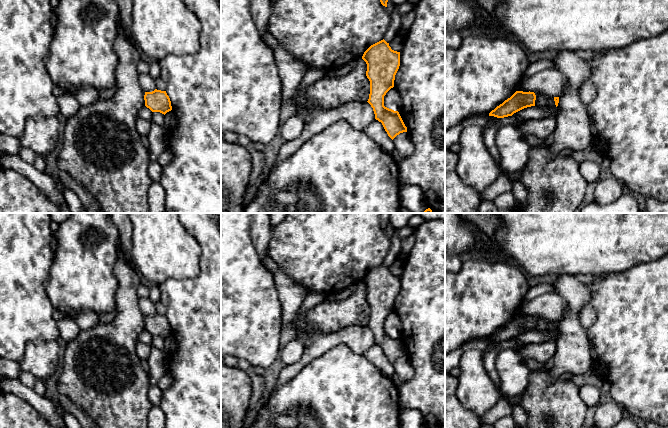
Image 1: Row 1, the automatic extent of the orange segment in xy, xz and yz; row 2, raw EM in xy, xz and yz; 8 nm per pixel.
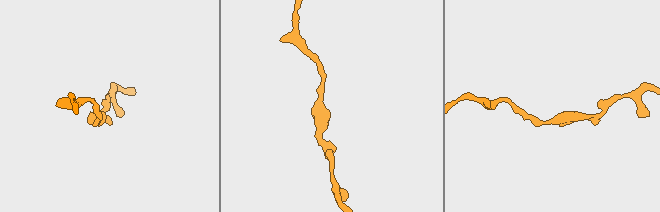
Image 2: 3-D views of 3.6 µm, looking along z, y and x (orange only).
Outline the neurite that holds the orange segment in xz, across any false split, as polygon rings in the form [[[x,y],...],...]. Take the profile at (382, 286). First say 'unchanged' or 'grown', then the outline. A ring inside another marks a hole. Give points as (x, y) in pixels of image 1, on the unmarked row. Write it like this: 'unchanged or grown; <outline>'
unchanged; [[[383,263],[371,269],[362,283],[367,288],[366,300],[370,305],[367,326],[373,332],[375,343],[382,347],[393,364],[400,357],[407,356],[399,336],[384,330],[384,320],[394,311],[395,299],[400,290],[400,276],[392,274]]]

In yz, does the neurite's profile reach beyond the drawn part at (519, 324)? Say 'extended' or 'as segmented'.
as segmented

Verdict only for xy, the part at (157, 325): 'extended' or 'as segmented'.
as segmented

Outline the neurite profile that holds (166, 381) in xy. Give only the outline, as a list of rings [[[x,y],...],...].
[[[165,372],[162,378],[159,380],[157,385],[162,389],[165,390],[170,387],[173,383],[173,377],[169,372]]]

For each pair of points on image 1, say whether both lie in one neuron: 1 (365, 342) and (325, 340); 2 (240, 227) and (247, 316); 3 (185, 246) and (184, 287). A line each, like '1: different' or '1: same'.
1: same
2: same
3: different

